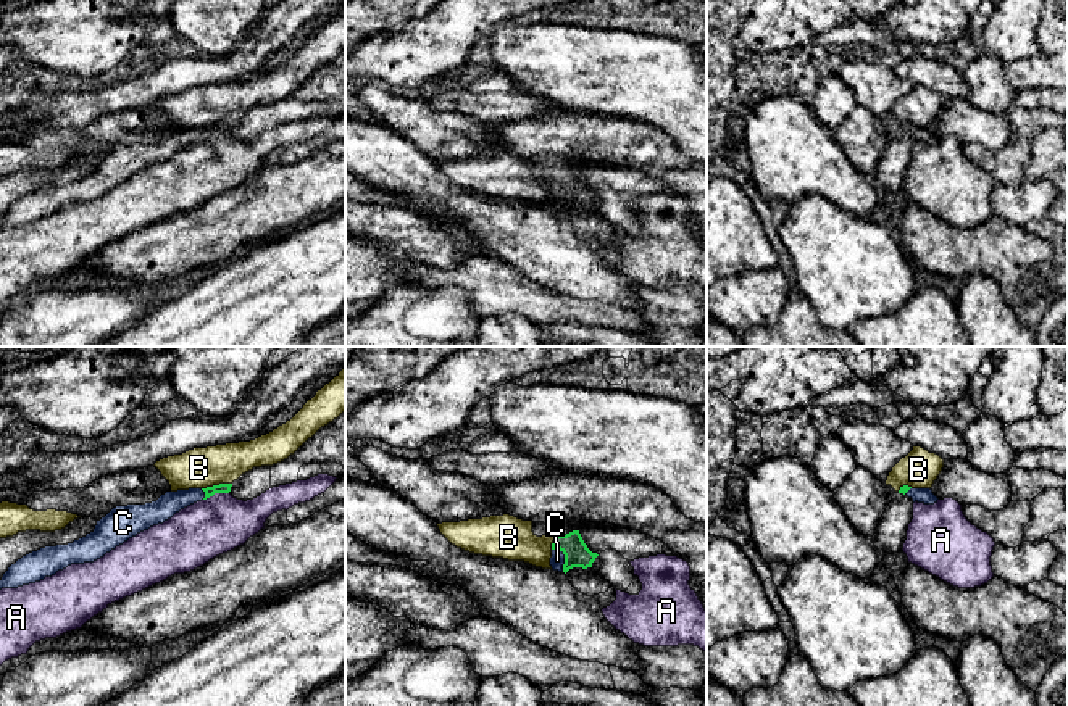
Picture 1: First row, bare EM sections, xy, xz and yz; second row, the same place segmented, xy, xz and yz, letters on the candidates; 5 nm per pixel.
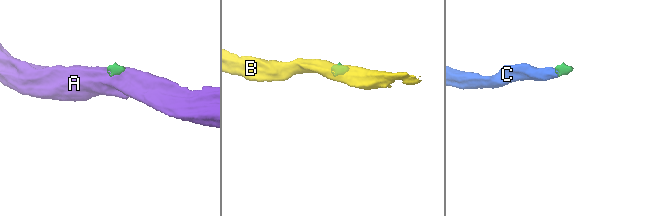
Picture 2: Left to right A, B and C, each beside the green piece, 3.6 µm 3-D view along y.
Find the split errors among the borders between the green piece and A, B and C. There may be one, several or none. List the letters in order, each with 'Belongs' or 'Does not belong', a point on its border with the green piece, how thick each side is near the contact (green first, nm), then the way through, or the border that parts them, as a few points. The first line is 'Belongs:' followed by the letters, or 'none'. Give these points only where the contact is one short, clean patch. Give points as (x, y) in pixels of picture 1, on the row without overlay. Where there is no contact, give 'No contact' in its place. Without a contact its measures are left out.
Belongs: C
A: Does not belong. Touches green at xy (215, 131). Thickness 50 nm (green) against 280 nm. Boundary: xy (228, 131), (215, 131), (204, 139)
B: Does not belong. Touches green at xy (216, 124). Thickness 50 nm (green) against 200 nm. Boundary: xy (231, 121), (202, 128)
C: Belongs. Touches green at xz (565, 197). Thickness 130 nm (green) against 70 nm. Path across: xz (576, 192), (565, 197), (557, 199)

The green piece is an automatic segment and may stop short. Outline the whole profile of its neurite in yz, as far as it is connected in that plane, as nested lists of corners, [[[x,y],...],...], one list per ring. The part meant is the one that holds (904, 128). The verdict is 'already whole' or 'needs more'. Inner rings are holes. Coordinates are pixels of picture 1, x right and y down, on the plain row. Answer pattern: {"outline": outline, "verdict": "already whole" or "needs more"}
{"outline": [[[903,124],[900,126],[899,132],[903,132],[912,137],[913,142],[918,140],[924,143],[934,143],[939,139],[931,127],[912,127],[908,124]]], "verdict": "needs more"}

